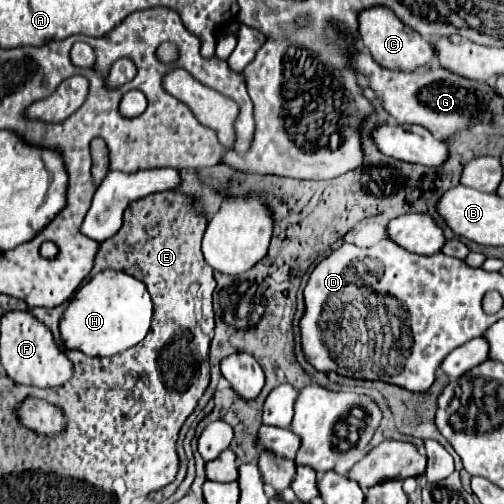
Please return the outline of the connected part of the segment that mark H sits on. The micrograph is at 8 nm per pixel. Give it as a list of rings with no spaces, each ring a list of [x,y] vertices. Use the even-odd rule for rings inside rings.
[[[102,271],[82,285],[72,297],[60,321],[60,333],[66,349],[80,349],[86,355],[112,357],[140,343],[152,321],[150,293],[142,281],[120,271]]]

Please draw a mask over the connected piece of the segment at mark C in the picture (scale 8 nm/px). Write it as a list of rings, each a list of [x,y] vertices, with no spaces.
[[[372,7],[370,11],[362,11],[358,21],[360,21],[360,39],[370,49],[376,63],[380,63],[386,69],[416,71],[420,67],[426,67],[430,61],[438,57],[436,47],[430,41],[426,41],[420,33],[416,33],[408,25],[400,23],[400,19],[386,7]]]

